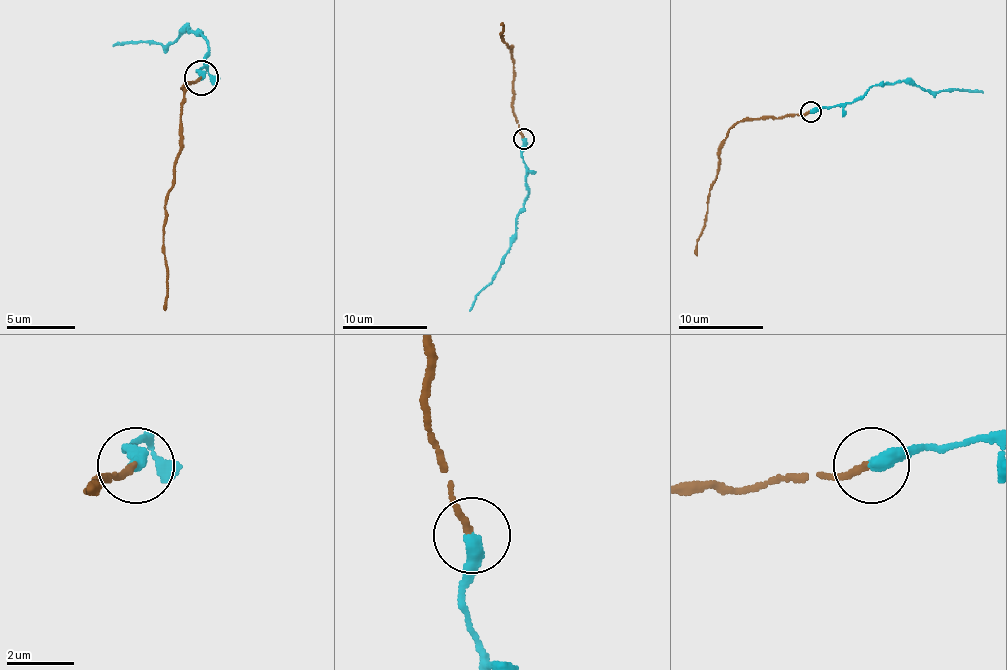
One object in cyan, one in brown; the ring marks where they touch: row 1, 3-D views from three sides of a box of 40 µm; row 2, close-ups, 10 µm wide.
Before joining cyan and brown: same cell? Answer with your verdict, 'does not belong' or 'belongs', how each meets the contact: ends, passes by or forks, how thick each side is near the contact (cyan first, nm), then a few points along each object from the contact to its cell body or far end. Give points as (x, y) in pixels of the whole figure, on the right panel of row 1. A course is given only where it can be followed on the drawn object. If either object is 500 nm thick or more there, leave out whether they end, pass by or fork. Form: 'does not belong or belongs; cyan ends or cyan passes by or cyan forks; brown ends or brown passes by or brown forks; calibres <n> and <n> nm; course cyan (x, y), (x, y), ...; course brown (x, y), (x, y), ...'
belongs; cyan ends; brown ends; calibres 400 and 190 nm; course cyan (810, 111), (852, 103), (869, 90), (888, 84), (912, 81), (929, 92), (982, 92); course brown (810, 111), (782, 118), (740, 120), (729, 130), (718, 154), (718, 173), (712, 186), (697, 256)

